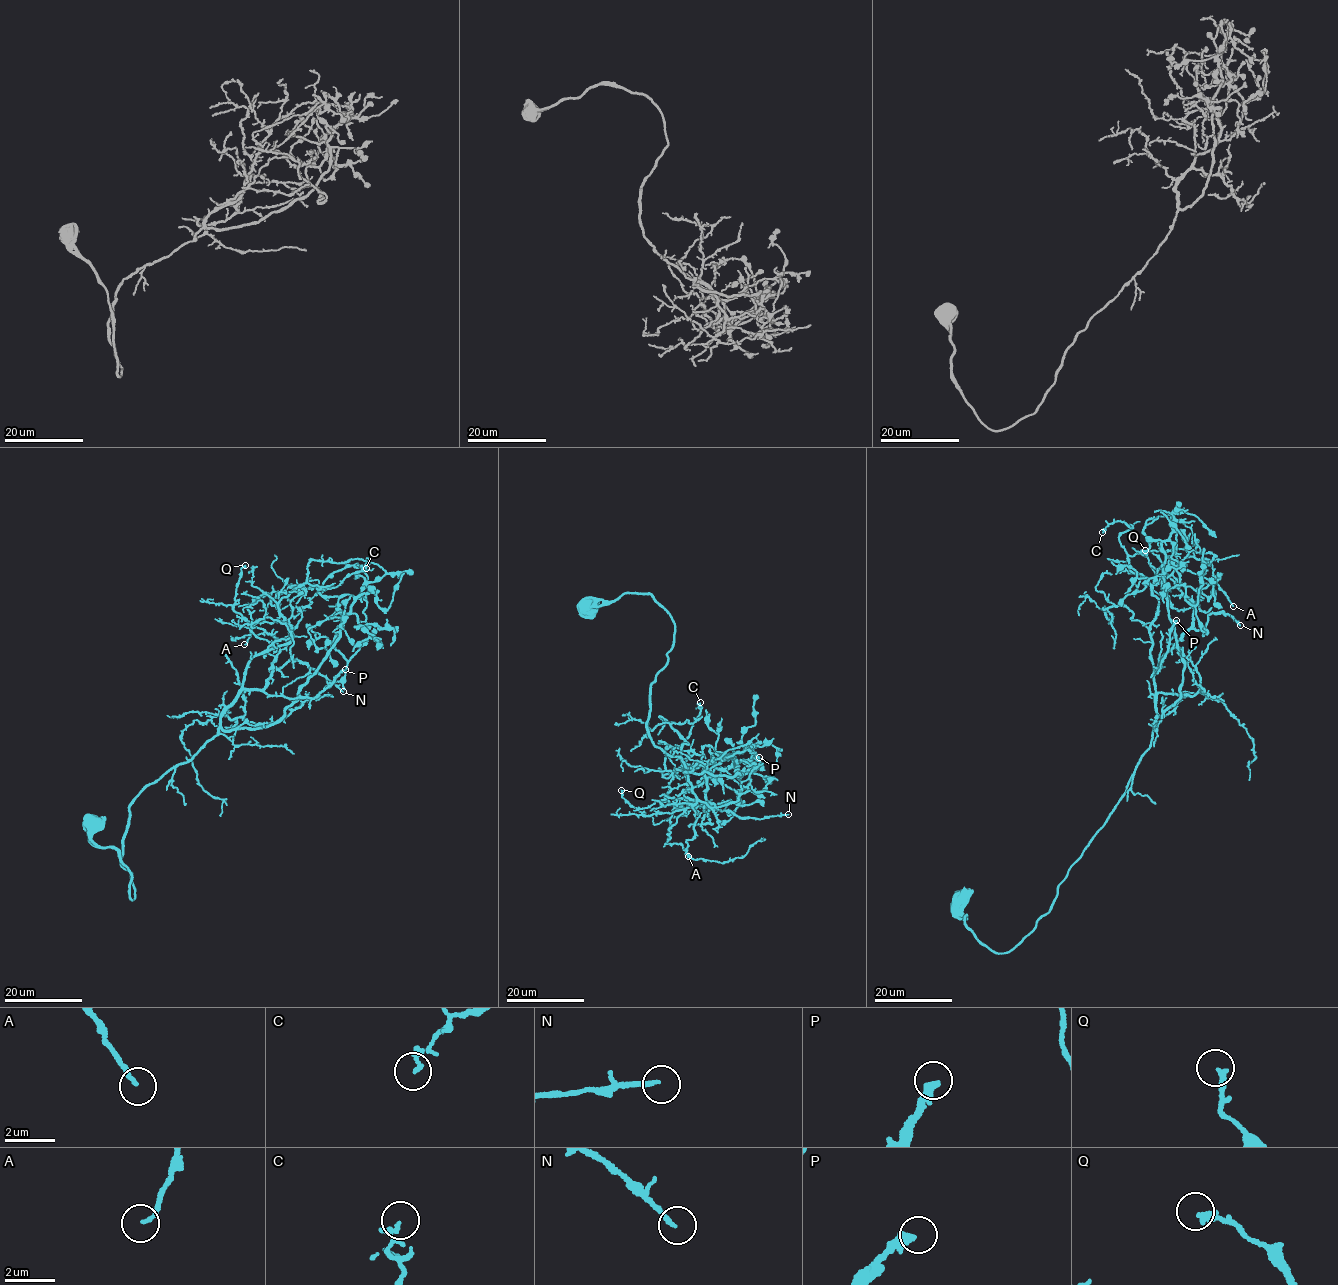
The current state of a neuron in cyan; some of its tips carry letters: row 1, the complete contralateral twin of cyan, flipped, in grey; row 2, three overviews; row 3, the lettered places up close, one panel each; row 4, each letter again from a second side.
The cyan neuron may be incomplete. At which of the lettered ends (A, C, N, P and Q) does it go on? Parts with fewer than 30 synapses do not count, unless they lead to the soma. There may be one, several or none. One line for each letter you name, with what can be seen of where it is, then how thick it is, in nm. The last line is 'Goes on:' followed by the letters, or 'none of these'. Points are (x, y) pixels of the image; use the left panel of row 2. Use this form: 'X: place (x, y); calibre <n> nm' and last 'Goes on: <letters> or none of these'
Goes on: none of these

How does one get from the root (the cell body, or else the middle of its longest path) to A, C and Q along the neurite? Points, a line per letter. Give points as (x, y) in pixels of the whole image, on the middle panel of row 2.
A: (590, 608), (647, 592), (673, 619), (645, 722), (676, 772), (698, 767), (667, 793), (665, 844), (688, 856)
C: (590, 608), (647, 592), (673, 619), (646, 725), (698, 767), (667, 770), (700, 702)
Q: (590, 608), (647, 592), (673, 619), (646, 725), (683, 773), (704, 767), (707, 801), (644, 815), (621, 790)

